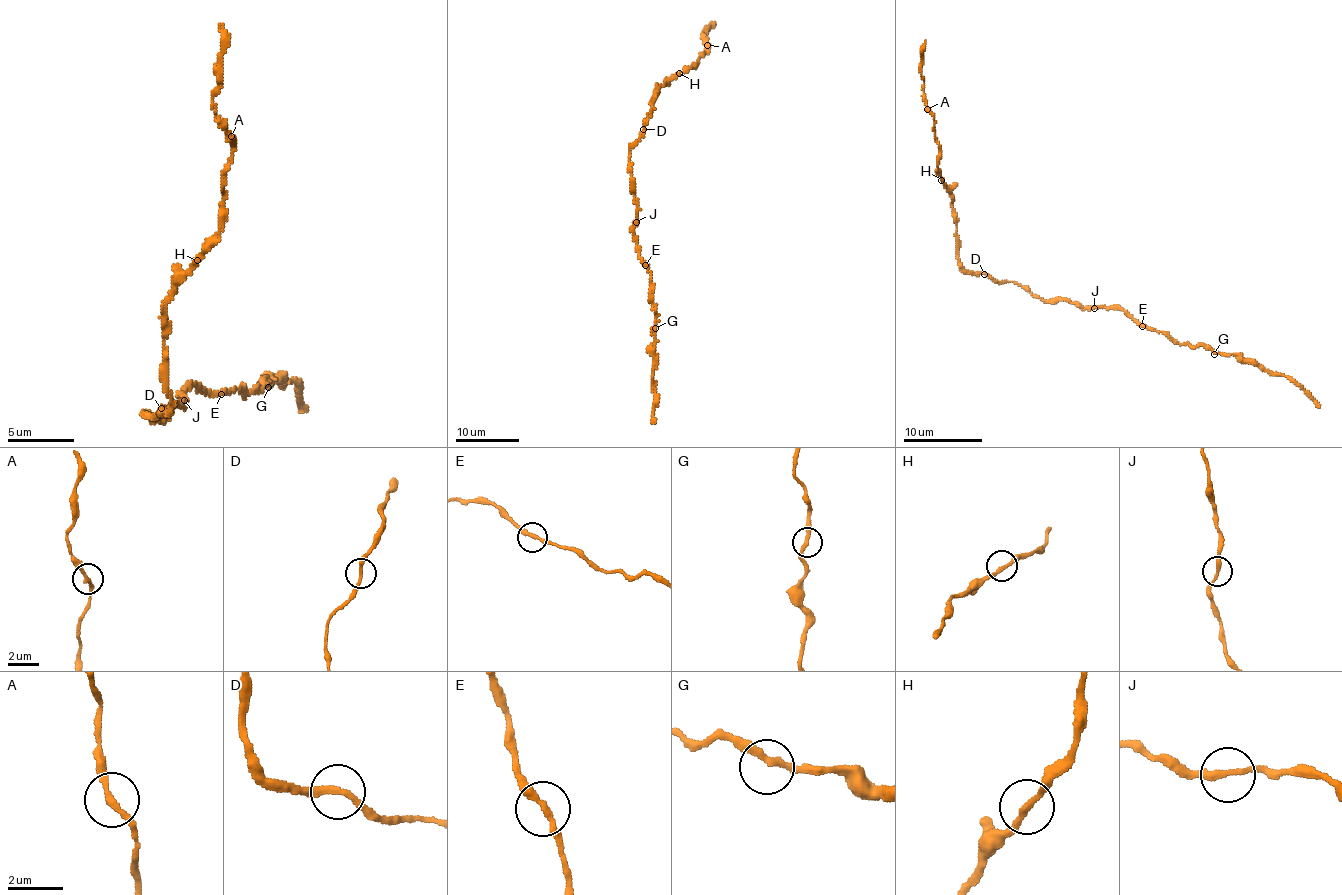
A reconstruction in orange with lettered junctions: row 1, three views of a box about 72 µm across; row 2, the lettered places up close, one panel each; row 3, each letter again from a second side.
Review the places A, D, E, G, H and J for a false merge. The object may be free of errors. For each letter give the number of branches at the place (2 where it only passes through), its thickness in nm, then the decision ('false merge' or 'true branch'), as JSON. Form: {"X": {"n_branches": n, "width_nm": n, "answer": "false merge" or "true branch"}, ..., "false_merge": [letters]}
{"A": {"n_branches": 2, "width_nm": 240, "answer": "true branch"}, "D": {"n_branches": 2, "width_nm": 240, "answer": "true branch"}, "E": {"n_branches": 2, "width_nm": 240, "answer": "true branch"}, "G": {"n_branches": 2, "width_nm": 240, "answer": "true branch"}, "H": {"n_branches": 2, "width_nm": 220, "answer": "true branch"}, "J": {"n_branches": 2, "width_nm": 240, "answer": "true branch"}, "false_merge": []}

